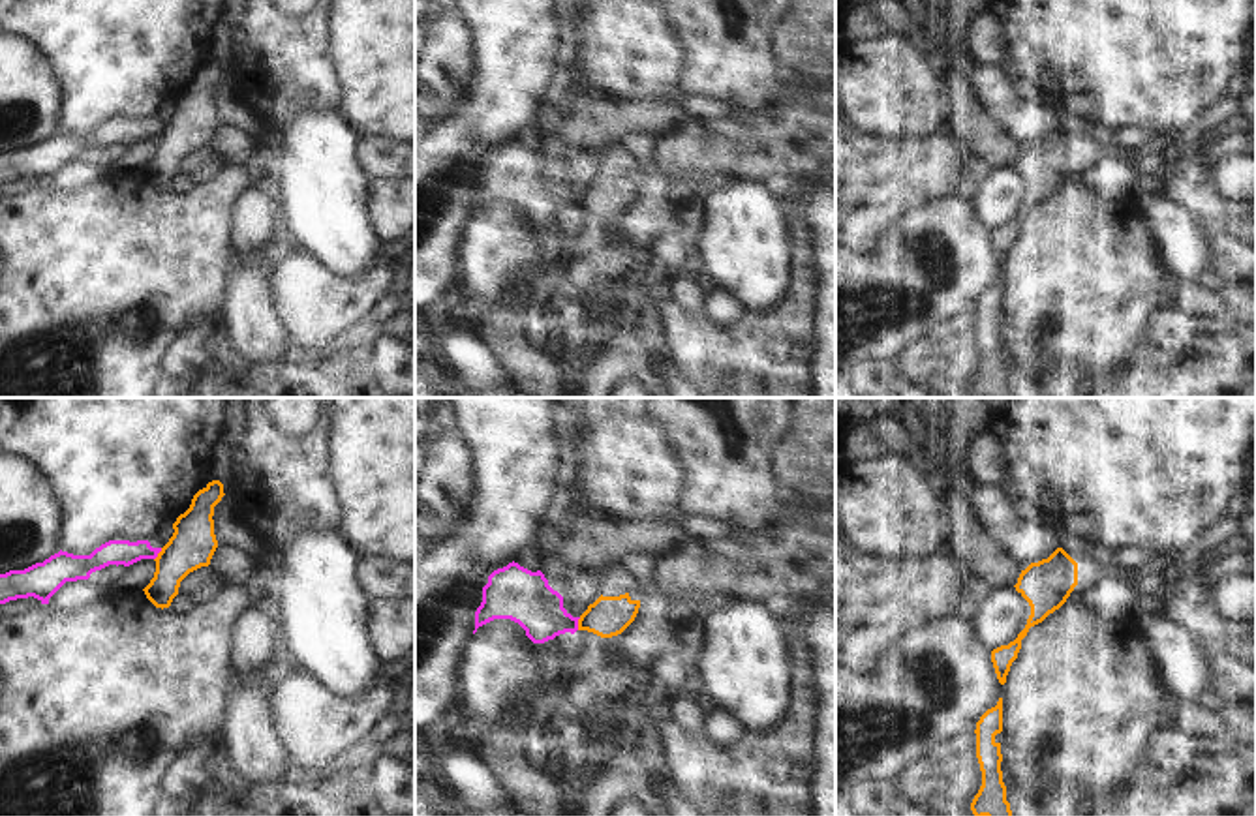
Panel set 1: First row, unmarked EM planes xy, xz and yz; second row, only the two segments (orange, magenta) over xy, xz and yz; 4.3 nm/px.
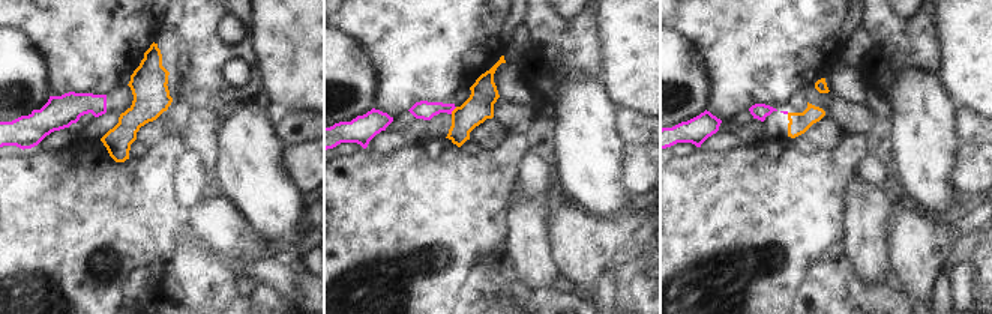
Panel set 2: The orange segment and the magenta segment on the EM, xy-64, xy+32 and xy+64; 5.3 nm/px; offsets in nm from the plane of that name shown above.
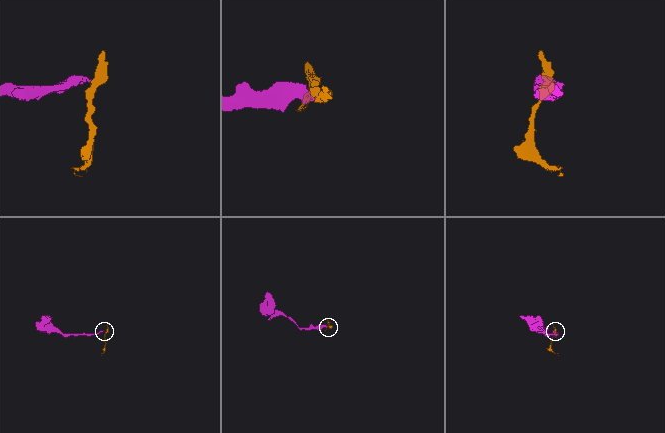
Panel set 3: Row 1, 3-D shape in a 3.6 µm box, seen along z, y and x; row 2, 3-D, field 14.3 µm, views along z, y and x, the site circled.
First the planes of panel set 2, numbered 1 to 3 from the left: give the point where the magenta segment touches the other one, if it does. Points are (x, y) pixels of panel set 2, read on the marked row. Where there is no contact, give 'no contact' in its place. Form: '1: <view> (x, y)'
1: no contact
2: xy+32 (453, 110)
3: no contact

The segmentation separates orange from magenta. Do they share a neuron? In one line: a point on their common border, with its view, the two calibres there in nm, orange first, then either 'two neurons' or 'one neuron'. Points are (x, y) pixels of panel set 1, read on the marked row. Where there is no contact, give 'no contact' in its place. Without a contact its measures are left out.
meets orange in xz at (579, 623); 180 nm thick on the orange side, 220 nm on the other; two neurons

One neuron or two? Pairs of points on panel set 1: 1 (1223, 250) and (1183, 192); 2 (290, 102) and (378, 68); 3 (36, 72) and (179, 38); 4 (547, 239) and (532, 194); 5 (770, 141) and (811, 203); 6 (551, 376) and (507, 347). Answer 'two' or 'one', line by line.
1: one
2: two
3: two
4: two
5: two
6: one

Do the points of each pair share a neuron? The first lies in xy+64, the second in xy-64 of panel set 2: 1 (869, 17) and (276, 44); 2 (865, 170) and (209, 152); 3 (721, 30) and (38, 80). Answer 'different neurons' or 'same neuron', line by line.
1: different neurons
2: different neurons
3: different neurons

